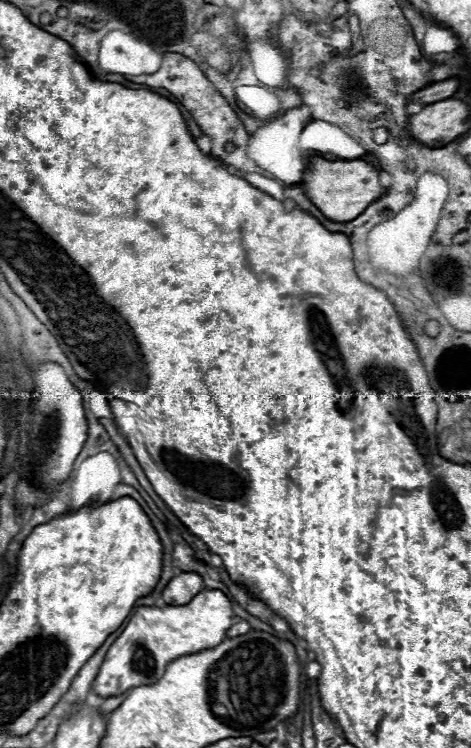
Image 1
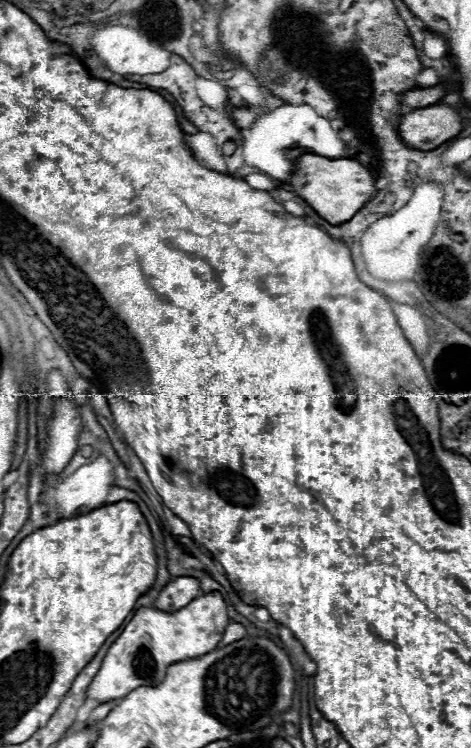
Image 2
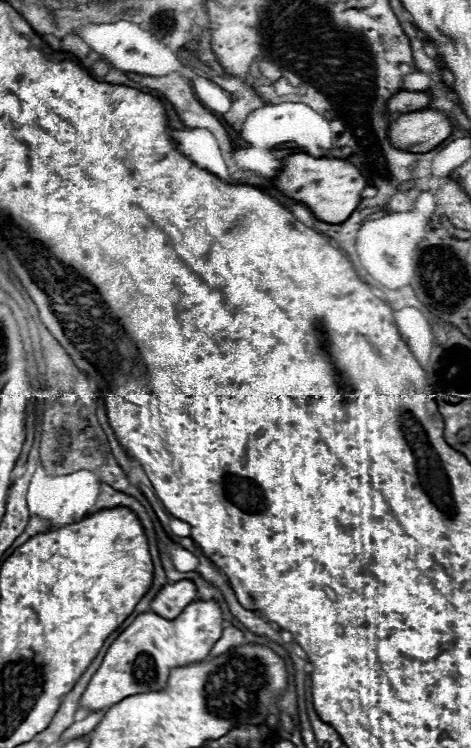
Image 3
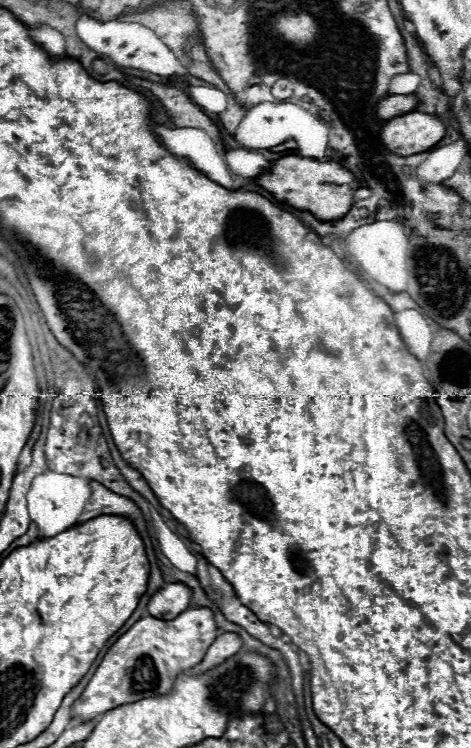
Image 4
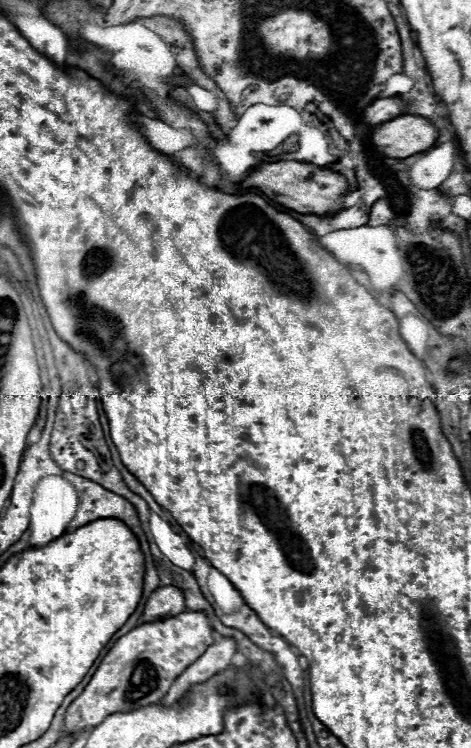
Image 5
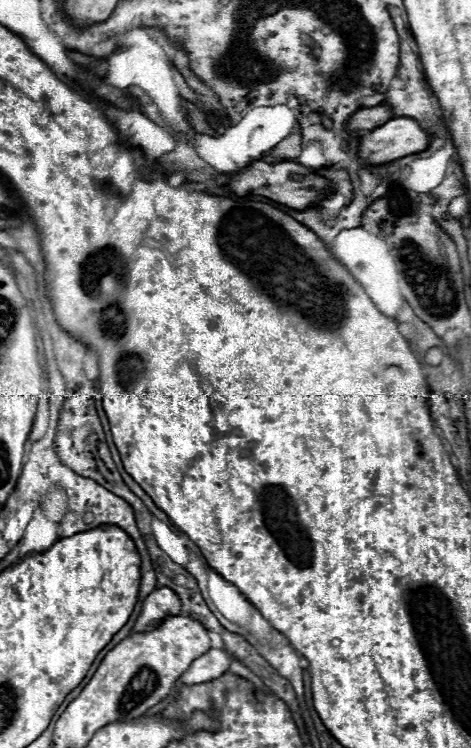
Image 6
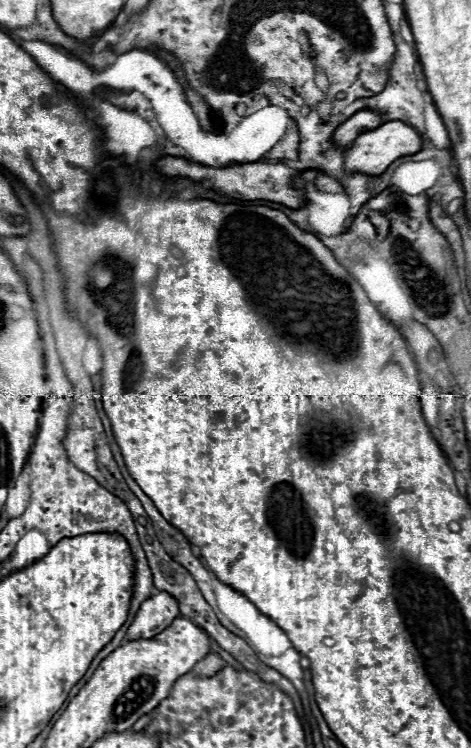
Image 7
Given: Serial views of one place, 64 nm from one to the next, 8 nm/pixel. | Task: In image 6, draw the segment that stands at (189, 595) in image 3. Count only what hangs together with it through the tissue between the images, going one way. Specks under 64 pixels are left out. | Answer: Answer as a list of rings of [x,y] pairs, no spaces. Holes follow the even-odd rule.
[[[156,588],[142,606],[142,612],[134,624],[134,632],[144,632],[160,622],[156,620],[164,620],[166,616],[176,616],[182,612],[182,602],[180,596],[170,590],[170,588]]]

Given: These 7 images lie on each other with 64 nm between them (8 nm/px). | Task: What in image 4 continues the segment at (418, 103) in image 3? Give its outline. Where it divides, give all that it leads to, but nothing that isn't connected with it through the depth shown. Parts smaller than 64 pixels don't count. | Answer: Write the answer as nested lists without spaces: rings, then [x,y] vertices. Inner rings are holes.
[[[392,94],[376,106],[376,116],[380,120],[390,120],[394,116],[402,116],[416,110],[416,106],[418,98],[414,94]]]

